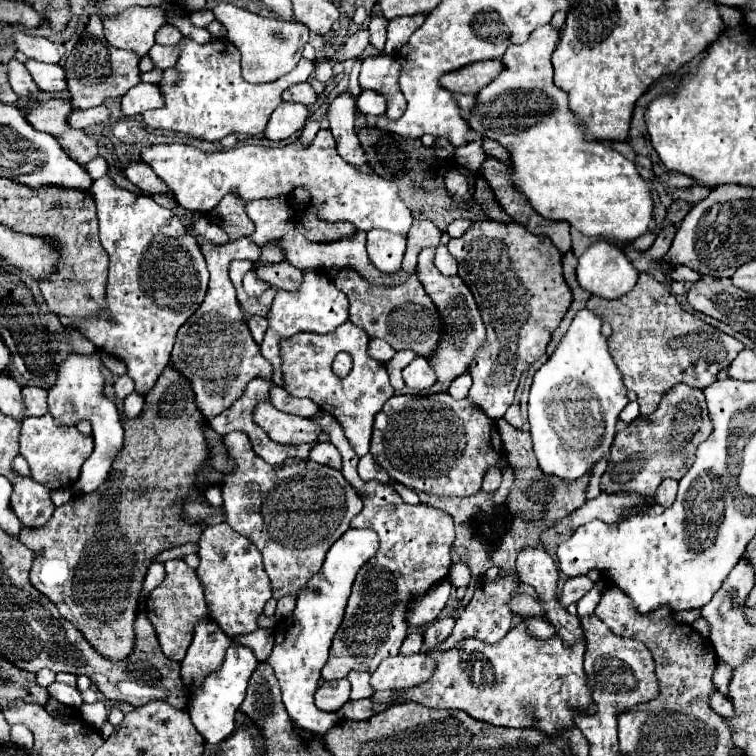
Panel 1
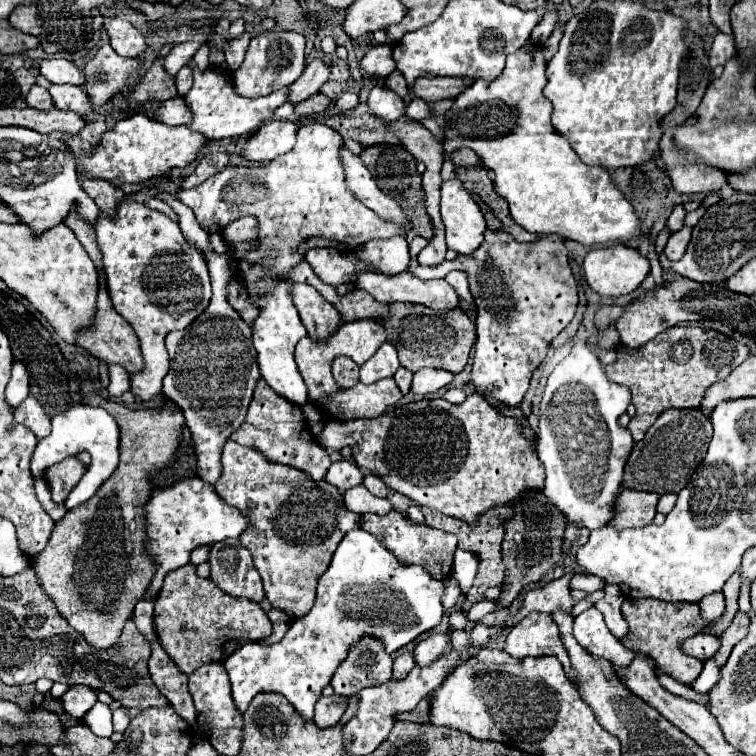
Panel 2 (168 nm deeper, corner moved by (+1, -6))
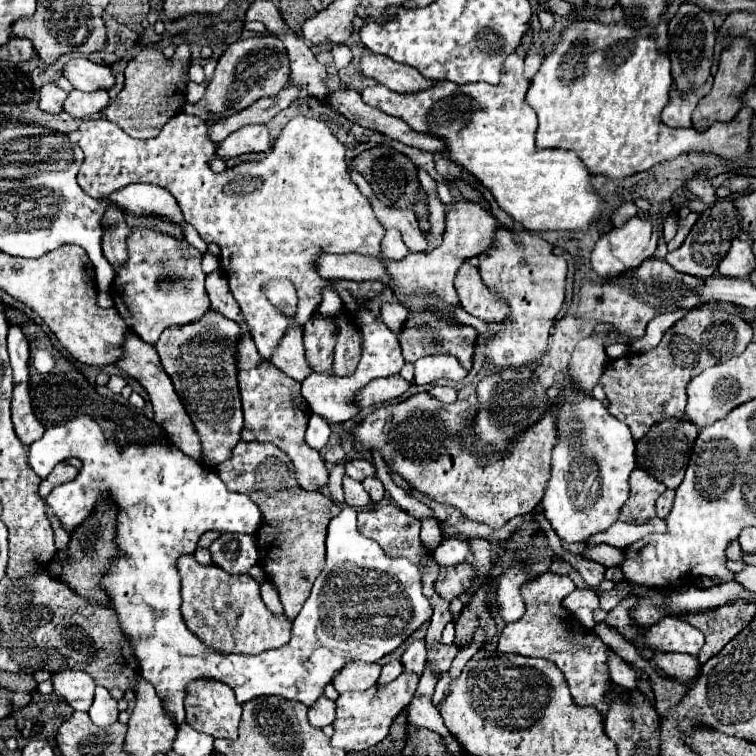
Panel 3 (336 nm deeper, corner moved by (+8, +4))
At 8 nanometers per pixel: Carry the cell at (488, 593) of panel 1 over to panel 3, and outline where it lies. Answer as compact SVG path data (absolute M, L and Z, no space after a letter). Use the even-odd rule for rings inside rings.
M403 672L397 680L393 680L387 686L375 684L373 688L369 688L365 692L341 694L337 700L337 718L333 722L335 732L331 736L331 744L335 748L349 752L349 750L365 750L365 748L381 742L389 734L389 728L391 728L393 720L397 718L397 714L411 702L417 682L419 682L417 674Z

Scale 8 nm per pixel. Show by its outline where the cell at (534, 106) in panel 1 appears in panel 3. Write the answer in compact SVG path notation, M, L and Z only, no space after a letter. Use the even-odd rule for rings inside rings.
M511 54L505 60L505 68L501 74L501 82L497 86L475 82L457 86L453 82L435 82L431 88L397 94L381 84L369 86L361 90L361 98L365 104L383 110L389 116L397 116L405 120L415 132L423 132L445 142L445 152L449 160L457 166L465 168L473 174L497 200L497 204L521 226L531 232L545 230L587 230L591 222L595 222L603 210L601 196L591 190L591 174L579 160L579 156L571 150L539 150L535 146L535 130L537 130L537 114L525 102L529 82L523 78L523 56Z

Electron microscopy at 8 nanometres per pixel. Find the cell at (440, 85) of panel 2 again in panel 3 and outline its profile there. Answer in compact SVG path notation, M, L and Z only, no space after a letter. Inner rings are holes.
M369 50L361 56L359 72L365 78L373 78L375 82L387 86L389 90L395 90L401 94L417 92L417 90L425 90L427 86L433 86L433 82L423 78L417 70L397 64L397 62L385 58L381 54L373 54Z

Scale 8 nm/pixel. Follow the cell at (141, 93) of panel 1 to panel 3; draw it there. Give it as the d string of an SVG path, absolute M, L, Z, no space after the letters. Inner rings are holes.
M265 34L237 40L217 60L215 74L207 82L203 100L199 100L195 106L186 102L185 114L199 116L205 122L209 120L209 114L217 114L217 118L227 118L249 108L259 98L271 98L279 94L279 90L287 82L289 82L289 58L279 38L275 38L273 34Z

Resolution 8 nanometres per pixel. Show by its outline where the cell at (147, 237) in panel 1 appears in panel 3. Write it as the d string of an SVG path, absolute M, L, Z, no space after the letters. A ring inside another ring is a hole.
M139 228L129 234L127 250L129 262L117 270L109 292L127 328L133 330L143 342L155 344L165 328L195 322L209 310L205 272L201 270L203 254L197 248L185 240Z

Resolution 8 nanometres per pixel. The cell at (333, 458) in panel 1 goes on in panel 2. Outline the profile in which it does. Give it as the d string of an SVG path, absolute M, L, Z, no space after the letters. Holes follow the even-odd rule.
M338 460L338 462L332 462L332 466L328 468L326 472L326 482L334 484L336 488L340 488L342 492L352 488L352 486L358 486L362 484L362 472L360 468L350 462L350 460Z

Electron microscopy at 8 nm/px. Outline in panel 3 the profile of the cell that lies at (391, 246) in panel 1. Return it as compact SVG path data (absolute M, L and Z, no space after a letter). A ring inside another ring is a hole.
M387 230L387 232L385 232L385 238L383 238L383 242L381 242L381 252L383 252L387 258L393 258L393 260L401 260L401 258L407 256L409 248L405 246L399 230Z

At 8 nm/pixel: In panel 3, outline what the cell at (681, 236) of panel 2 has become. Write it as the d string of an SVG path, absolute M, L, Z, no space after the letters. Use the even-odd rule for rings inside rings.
M689 212L685 218L681 218L681 220L679 220L679 230L677 230L675 238L667 244L667 250L677 250L677 248L683 244L683 240L687 238L687 234L689 234L689 230L693 228L695 222L697 222L697 214L695 214L695 212Z

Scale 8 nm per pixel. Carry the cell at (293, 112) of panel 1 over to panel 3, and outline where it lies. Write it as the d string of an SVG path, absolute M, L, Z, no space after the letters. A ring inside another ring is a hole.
M245 126L241 130L235 130L229 134L215 150L215 156L221 160L229 160L241 154L251 154L251 152L269 152L269 130L267 126Z

